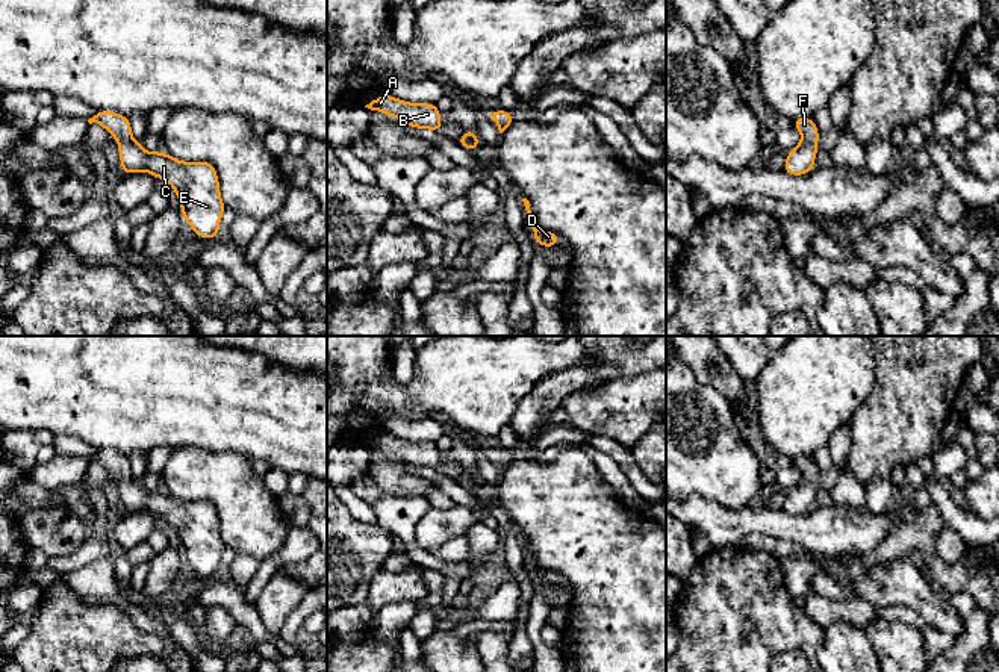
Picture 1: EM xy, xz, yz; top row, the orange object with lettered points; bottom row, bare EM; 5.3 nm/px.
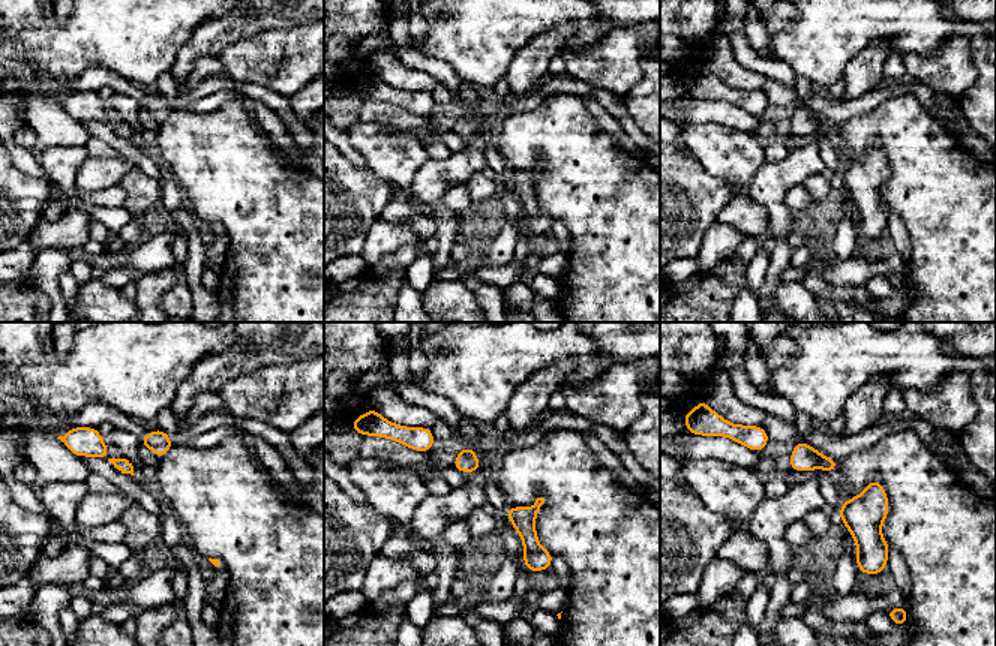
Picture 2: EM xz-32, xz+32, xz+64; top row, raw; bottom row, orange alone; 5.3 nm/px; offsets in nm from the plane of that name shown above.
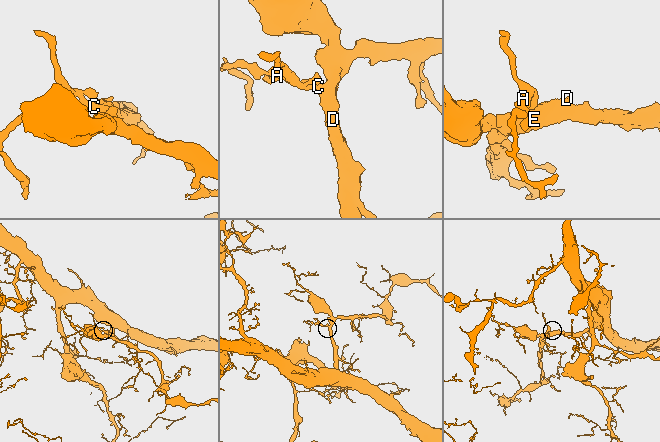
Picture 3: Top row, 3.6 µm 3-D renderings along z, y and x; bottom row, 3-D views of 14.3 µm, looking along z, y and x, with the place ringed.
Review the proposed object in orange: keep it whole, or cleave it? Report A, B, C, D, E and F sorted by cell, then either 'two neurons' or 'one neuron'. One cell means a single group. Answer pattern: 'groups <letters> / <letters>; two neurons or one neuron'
groups A B C D E F; one neuron

